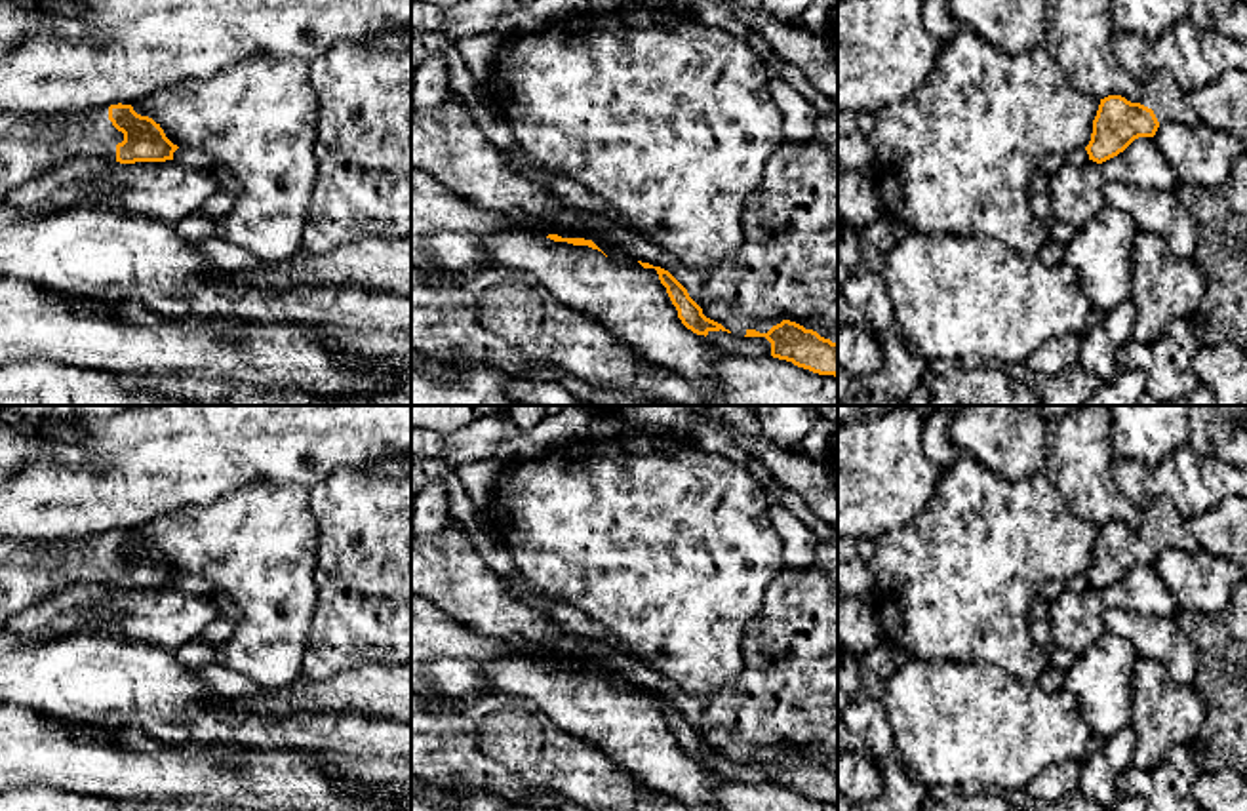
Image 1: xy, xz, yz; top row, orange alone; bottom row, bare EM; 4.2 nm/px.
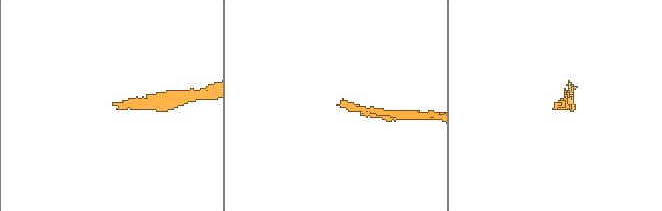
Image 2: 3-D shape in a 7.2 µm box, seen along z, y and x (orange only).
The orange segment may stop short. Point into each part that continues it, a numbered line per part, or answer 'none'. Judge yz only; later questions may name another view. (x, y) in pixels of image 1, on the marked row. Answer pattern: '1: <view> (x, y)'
1: yz (1164, 96)

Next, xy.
1: xy (31, 147)

